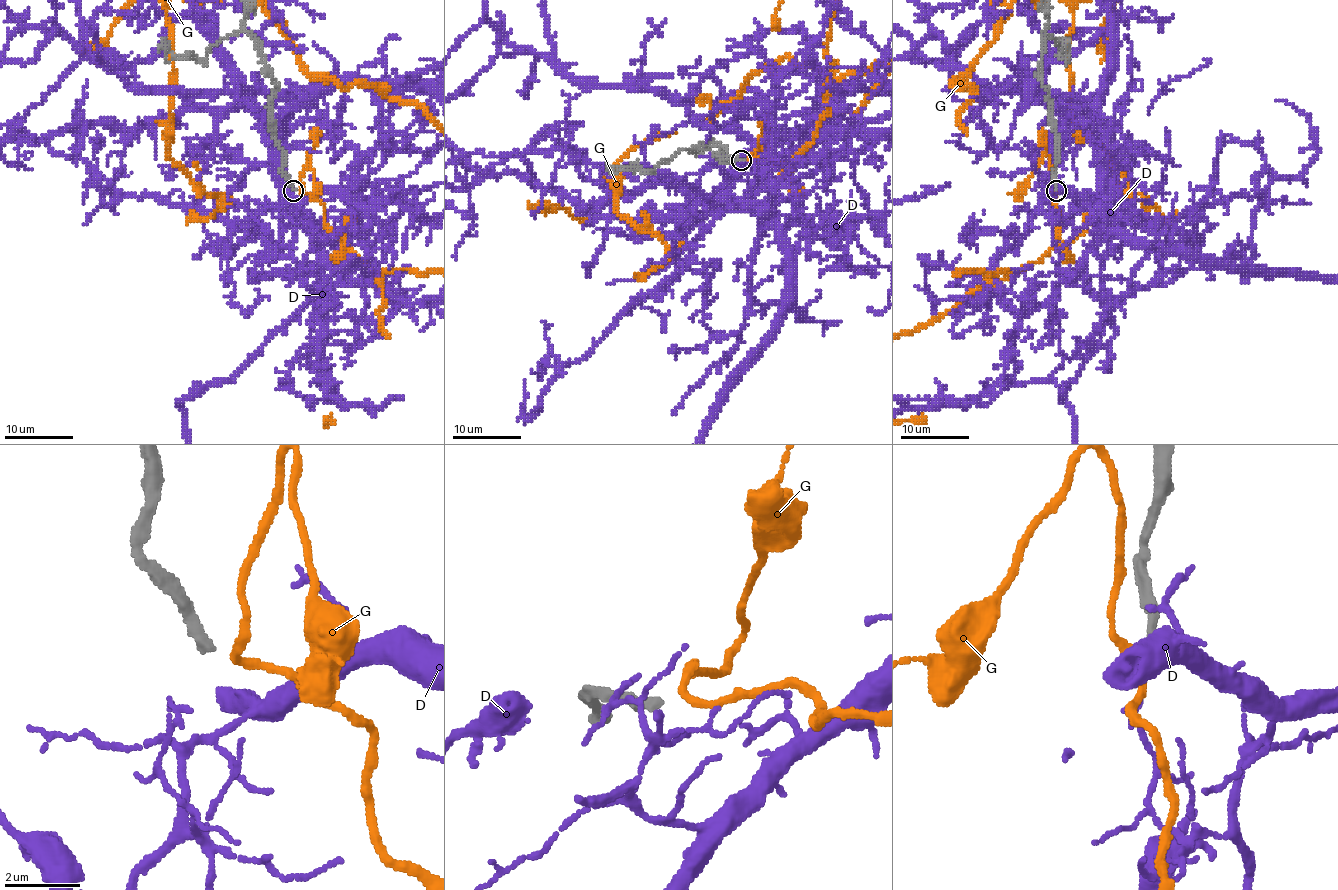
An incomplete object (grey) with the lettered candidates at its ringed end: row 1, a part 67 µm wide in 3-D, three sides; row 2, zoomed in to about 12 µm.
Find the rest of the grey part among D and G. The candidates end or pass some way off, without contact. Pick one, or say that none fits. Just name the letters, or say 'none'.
none

